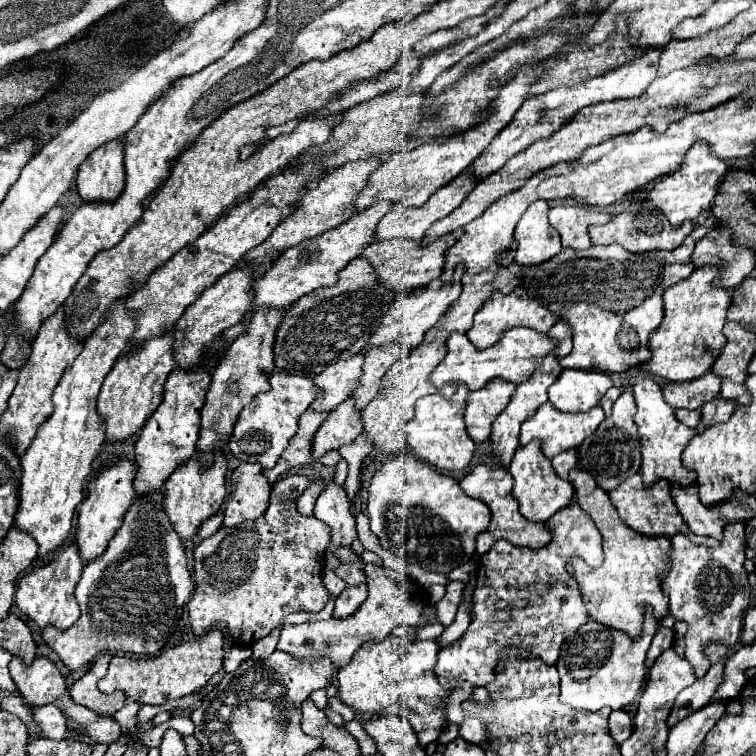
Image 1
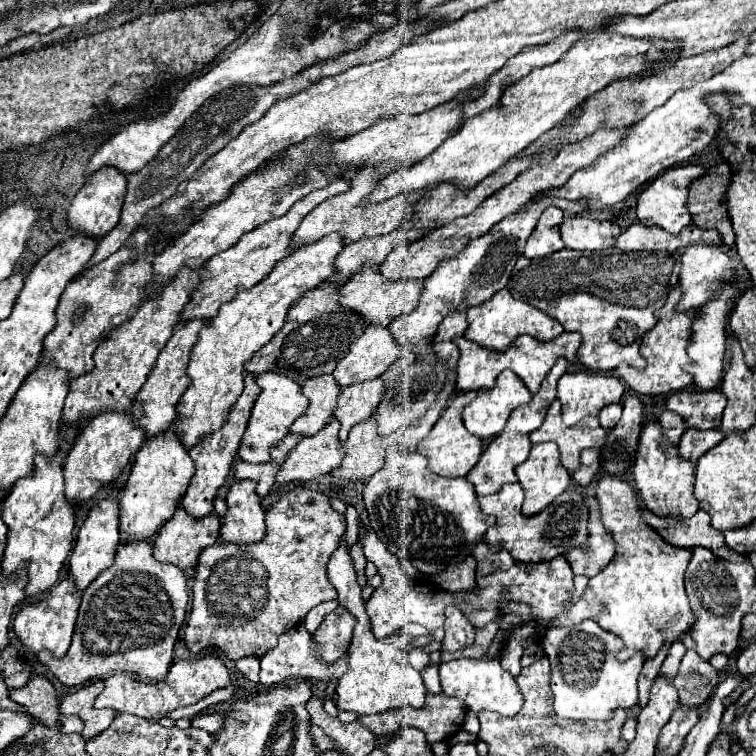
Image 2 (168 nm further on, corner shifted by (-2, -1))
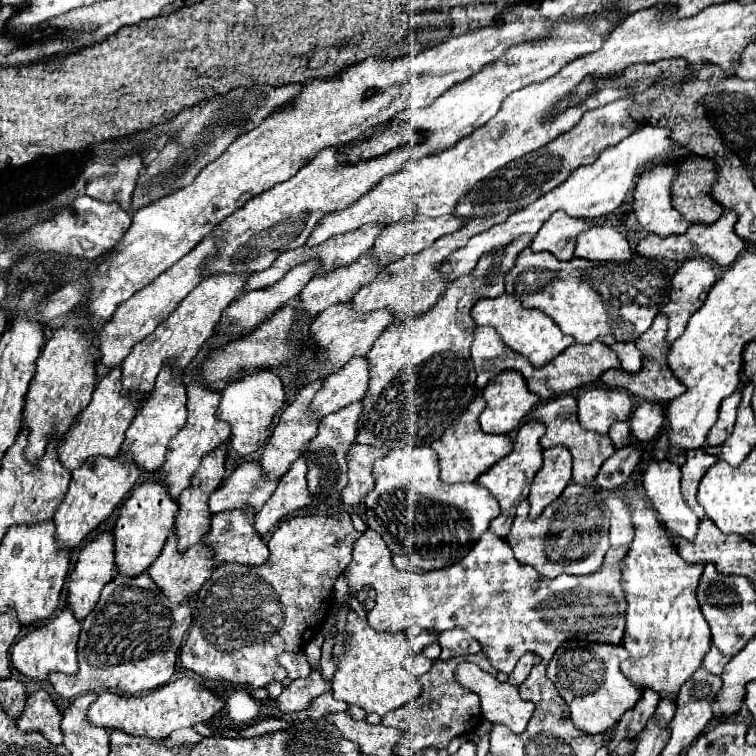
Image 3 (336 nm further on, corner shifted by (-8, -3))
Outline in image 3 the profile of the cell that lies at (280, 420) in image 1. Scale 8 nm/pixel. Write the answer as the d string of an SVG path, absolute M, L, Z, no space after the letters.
M259 368L227 384L227 388L221 392L217 418L231 426L229 442L235 448L235 452L239 456L247 456L267 442L269 432L273 428L273 420L285 408L285 404L287 400L285 400L285 390L281 380L267 368Z

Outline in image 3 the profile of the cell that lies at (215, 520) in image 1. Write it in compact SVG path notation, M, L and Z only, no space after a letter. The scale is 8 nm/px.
M259 462L241 464L209 498L211 514L254 508L259 512L277 488L277 480L265 480Z

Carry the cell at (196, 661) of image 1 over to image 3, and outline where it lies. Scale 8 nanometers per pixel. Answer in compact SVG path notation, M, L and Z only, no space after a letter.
M179 678L163 688L157 688L141 696L119 696L115 692L103 692L87 710L87 722L101 728L121 730L131 736L145 736L153 740L167 738L177 728L191 728L195 724L207 724L215 714L221 712L225 702L209 692L193 678Z

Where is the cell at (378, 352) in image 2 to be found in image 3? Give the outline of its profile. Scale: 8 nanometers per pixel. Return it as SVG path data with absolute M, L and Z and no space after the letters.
M363 356L353 358L341 372L329 376L309 406L309 416L325 418L353 402L363 400L369 384L369 366Z

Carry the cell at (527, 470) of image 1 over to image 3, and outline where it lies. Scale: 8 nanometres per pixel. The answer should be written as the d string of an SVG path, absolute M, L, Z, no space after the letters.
M553 446L543 452L543 466L535 474L529 504L529 518L535 520L547 504L551 504L571 482L571 456L565 446Z

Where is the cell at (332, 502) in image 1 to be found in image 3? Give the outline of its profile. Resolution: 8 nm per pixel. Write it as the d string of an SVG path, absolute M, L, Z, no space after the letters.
M351 610L345 626L345 652L335 660L337 670L333 676L333 698L347 704L357 704L367 714L375 712L379 716L385 716L387 712L407 704L421 694L419 680L403 666L407 652L409 640L405 632L381 634Z

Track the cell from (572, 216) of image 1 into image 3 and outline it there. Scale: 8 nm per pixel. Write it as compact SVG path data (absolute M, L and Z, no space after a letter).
M593 226L577 238L577 258L595 262L629 262L631 248L623 234L609 226Z

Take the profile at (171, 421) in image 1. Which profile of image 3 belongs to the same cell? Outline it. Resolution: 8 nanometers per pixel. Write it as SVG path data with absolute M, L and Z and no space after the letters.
M145 482L141 484L129 500L125 500L119 520L115 524L113 536L115 536L115 564L117 574L135 578L143 574L155 558L161 554L161 548L171 534L173 522L177 516L177 502L171 500L167 488L163 482Z

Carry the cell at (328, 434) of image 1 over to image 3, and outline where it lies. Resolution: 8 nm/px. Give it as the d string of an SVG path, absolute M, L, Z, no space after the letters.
M299 458L291 464L287 474L281 476L269 502L255 514L255 532L259 536L265 536L287 514L311 504L305 472L307 472L307 462Z

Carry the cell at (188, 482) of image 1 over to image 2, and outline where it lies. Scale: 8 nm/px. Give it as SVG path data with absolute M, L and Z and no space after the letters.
M179 502L177 508L175 508L175 514L159 528L159 536L155 538L155 558L159 562L171 562L175 566L179 566L181 570L187 570L189 566L195 566L197 564L197 556L203 548L207 546L213 546L217 542L217 536L219 536L219 526L221 526L221 520L217 514L207 514L203 518L193 518L185 508L183 504Z

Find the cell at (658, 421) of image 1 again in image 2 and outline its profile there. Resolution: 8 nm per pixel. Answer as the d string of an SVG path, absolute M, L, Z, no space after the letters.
M649 420L643 424L633 466L633 478L641 504L659 516L693 516L699 510L699 500L693 496L695 464L681 458L679 448L663 438L663 428L659 420Z

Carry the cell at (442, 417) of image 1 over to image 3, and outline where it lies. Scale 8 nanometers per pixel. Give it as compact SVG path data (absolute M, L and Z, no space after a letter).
M475 398L469 408L461 414L461 420L457 424L457 430L447 430L439 440L431 444L431 448L439 454L439 466L441 466L441 480L447 484L455 482L475 482L479 474L483 474L489 466L493 466L497 460L505 458L513 442L509 436L489 436L481 432L477 416L481 414L481 408L485 408L483 398Z

